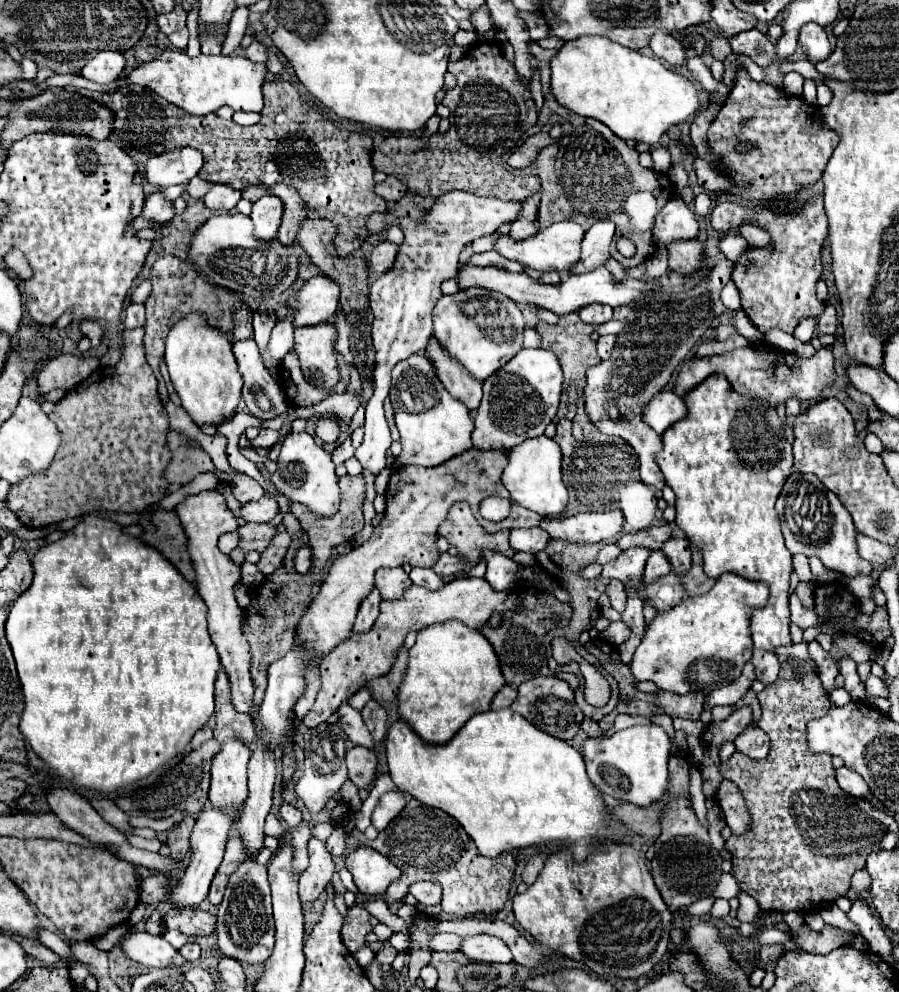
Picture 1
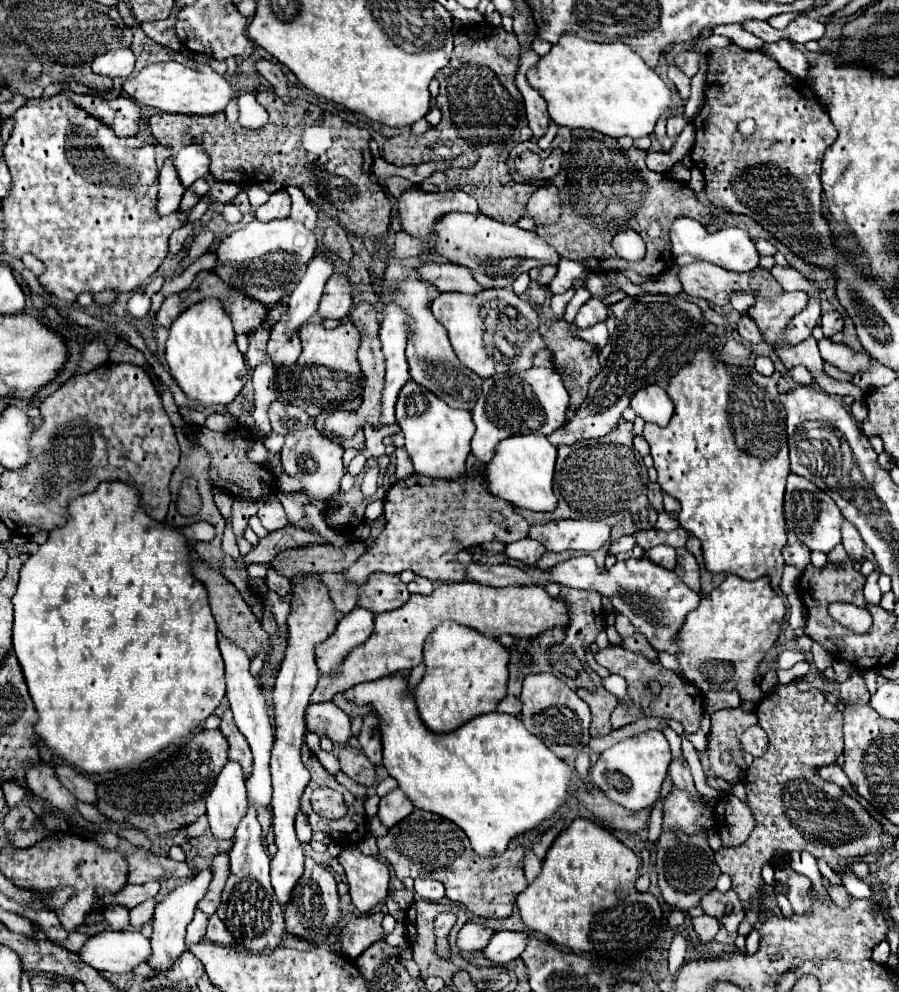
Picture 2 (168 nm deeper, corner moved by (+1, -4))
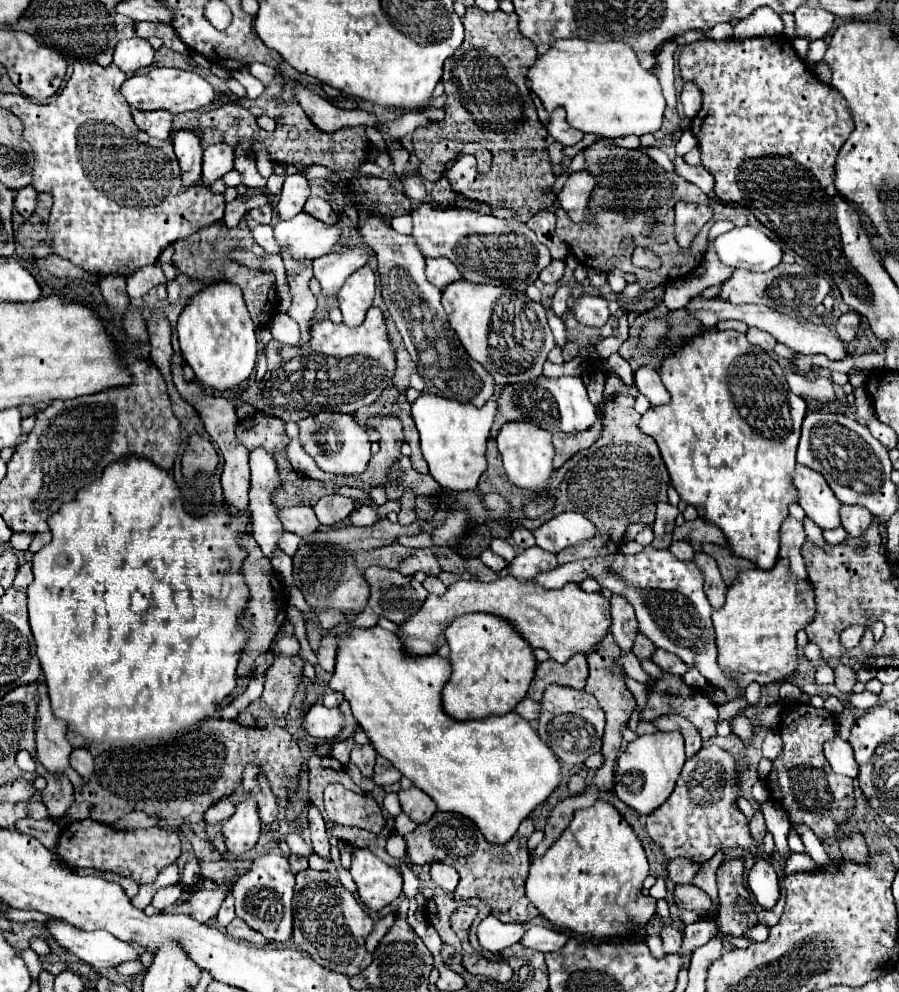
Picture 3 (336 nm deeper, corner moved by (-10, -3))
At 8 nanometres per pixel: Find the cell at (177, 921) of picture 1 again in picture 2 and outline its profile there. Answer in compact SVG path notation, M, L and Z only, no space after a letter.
M213 914L209 916L209 924L207 924L207 932L205 932L205 940L215 942L215 944L233 944L233 936L227 932L225 924Z

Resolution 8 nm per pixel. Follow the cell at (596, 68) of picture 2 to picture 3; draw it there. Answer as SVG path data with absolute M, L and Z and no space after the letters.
M560 39L550 45L544 55L538 55L534 65L528 69L528 81L532 93L536 93L548 113L562 107L568 113L568 123L584 133L596 133L602 137L624 137L656 133L662 125L666 101L660 91L660 83L652 71L640 67L636 53L620 41L596 43L584 39Z

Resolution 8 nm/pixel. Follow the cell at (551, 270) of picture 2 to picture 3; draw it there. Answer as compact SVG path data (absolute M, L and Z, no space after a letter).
M552 259L552 263L540 273L540 281L542 283L558 283L564 275L564 261L558 261L558 259Z

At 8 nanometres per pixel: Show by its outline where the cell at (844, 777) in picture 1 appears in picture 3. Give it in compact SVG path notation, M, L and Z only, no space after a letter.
M836 735L828 743L824 743L824 755L826 755L826 759L828 759L834 773L848 775L848 777L856 779L858 763L856 763L856 759L852 755L852 747L850 747L848 741L844 741L844 739L840 739Z

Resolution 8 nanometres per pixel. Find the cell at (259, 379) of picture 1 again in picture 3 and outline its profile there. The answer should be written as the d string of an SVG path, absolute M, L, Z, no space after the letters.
M318 413L316 417L306 417L298 421L300 425L300 439L306 453L316 461L322 471L332 475L348 475L348 473L362 473L370 463L370 439L366 425L360 425L354 415L346 413Z

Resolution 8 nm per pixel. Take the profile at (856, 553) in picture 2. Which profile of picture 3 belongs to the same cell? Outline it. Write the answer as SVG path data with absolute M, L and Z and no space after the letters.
M842 505L840 509L840 521L842 527L856 537L862 537L872 521L872 513L866 507L860 505Z

